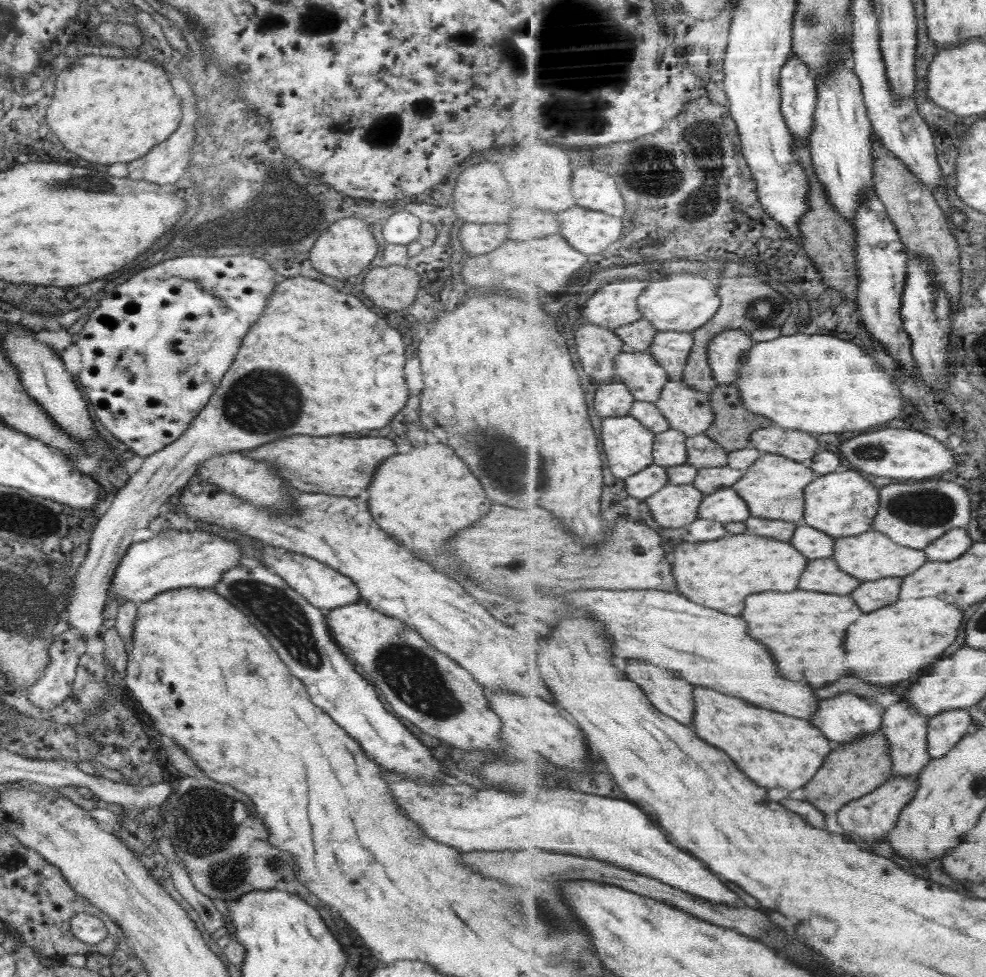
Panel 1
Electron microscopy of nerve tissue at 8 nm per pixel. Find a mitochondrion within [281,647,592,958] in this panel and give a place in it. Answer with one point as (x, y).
(564, 926)

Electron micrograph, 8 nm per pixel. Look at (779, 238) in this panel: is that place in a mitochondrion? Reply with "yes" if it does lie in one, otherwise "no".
no

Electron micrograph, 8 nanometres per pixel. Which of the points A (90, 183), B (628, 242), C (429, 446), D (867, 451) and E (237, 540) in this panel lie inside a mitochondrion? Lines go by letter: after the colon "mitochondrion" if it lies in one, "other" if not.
A: mitochondrion
B: other
C: other
D: mitochondrion
E: other

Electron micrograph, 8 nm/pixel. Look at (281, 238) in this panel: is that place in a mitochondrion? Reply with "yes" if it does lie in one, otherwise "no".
yes

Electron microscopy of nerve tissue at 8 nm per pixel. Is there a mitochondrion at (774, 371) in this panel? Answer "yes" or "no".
no

